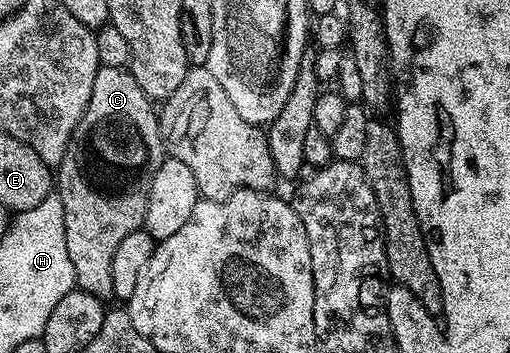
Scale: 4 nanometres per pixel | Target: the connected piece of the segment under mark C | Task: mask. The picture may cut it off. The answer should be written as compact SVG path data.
M100 66L97 77L93 77L89 105L57 168L57 194L61 205L65 205L65 249L69 249L69 261L73 261L76 288L104 301L113 296L113 253L117 253L122 239L143 227L153 173L161 169L165 158L159 117L156 108L151 107L154 107L152 100L127 67Z

